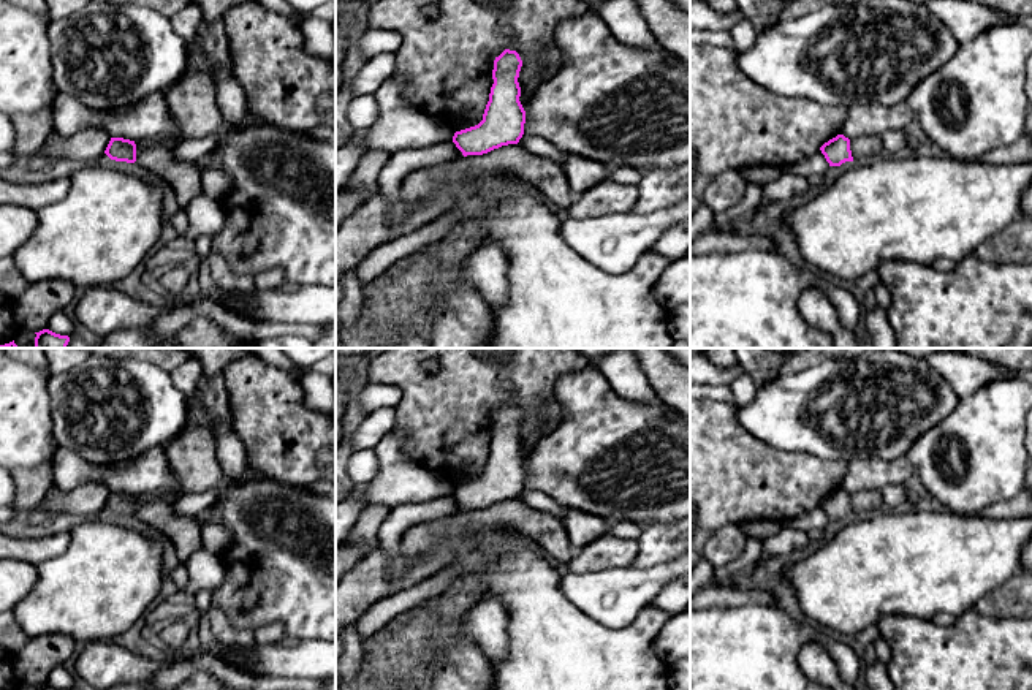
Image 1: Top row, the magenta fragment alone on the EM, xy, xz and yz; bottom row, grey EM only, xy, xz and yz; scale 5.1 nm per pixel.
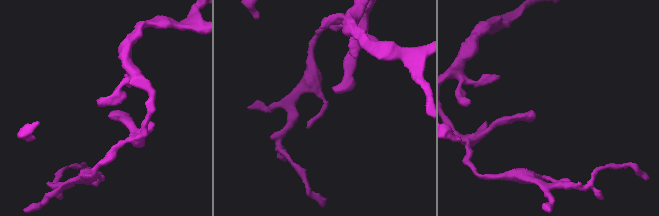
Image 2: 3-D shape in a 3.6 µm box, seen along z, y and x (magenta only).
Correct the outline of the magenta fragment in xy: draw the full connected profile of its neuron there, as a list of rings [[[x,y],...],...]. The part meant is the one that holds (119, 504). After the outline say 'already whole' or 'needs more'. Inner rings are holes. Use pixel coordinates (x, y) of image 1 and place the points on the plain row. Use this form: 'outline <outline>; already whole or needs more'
outline [[[111,492],[104,508],[116,516],[136,516],[136,499],[135,495],[123,492]]]; already whole

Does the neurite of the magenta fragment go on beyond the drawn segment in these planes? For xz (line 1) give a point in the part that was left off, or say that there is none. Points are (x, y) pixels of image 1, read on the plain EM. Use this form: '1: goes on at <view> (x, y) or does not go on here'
1: does not go on here

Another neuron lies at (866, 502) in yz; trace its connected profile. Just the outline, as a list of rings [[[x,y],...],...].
[[[861,491],[850,495],[853,516],[869,516],[885,510],[880,491]]]

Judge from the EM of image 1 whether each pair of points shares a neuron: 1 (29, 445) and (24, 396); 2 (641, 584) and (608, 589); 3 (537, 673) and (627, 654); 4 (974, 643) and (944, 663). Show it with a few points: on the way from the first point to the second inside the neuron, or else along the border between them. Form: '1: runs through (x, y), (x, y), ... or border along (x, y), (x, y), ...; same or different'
1: runs through (24, 432), (24, 409); same
2: runs through (633, 589), (616, 589); same
3: runs through (559, 673), (605, 673); same
4: runs through (966, 651), (952, 663); same

